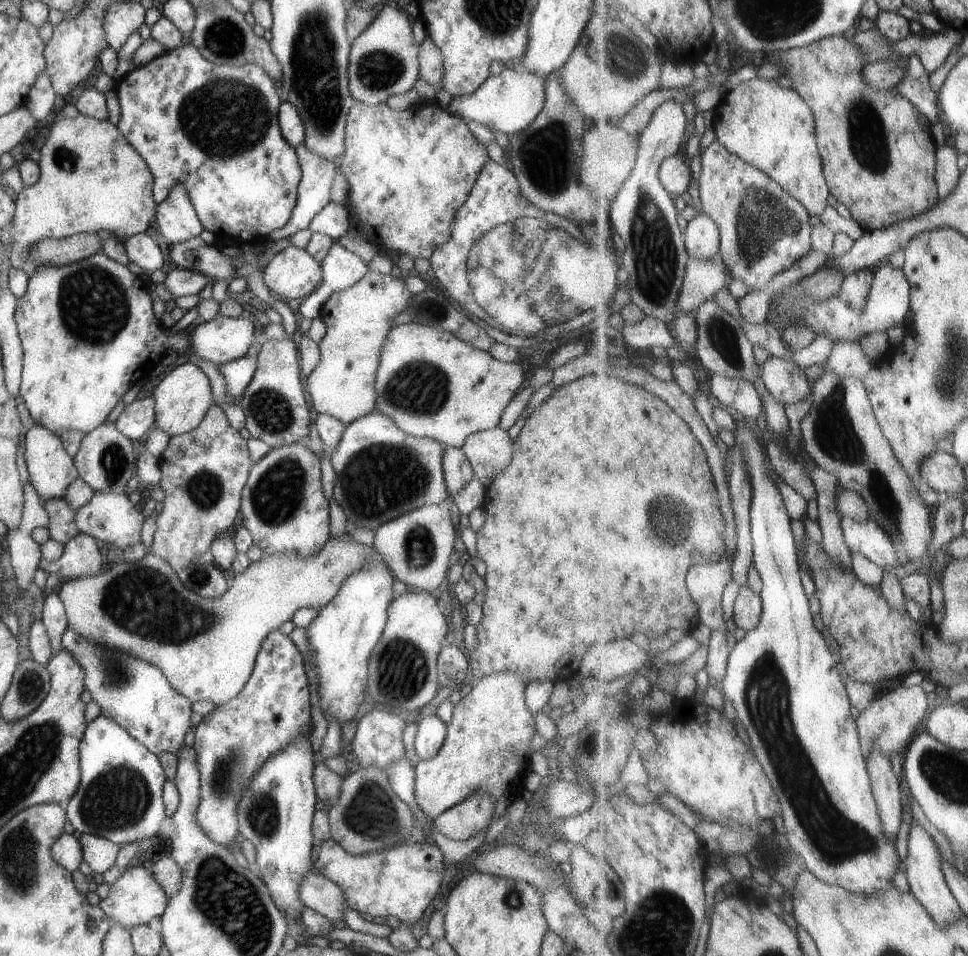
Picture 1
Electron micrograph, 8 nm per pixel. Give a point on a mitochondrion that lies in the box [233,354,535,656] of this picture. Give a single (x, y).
(382, 479)

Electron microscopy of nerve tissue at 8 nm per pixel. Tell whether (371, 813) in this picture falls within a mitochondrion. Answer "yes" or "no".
yes

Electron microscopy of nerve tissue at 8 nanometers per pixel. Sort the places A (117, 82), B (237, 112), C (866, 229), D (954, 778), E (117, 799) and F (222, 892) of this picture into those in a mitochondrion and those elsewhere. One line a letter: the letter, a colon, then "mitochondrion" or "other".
A: other
B: mitochondrion
C: other
D: mitochondrion
E: mitochondrion
F: mitochondrion

